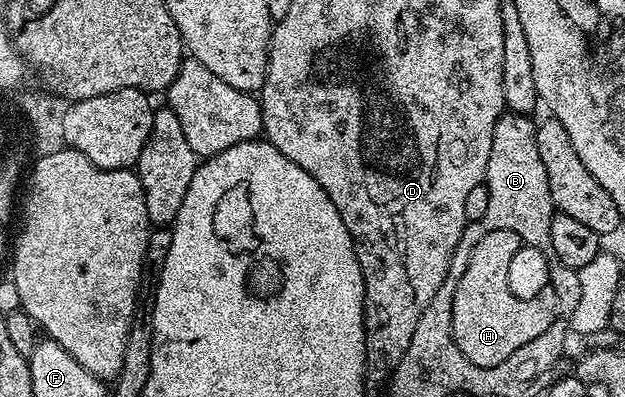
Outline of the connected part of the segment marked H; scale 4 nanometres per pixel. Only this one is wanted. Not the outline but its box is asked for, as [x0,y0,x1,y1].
[452,229,558,367]

